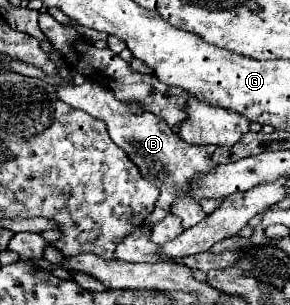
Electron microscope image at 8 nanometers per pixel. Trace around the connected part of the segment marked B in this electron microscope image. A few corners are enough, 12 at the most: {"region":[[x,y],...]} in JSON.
{"region":[[95,82],[57,86],[103,120],[111,140],[161,192],[155,226],[197,174],[217,168],[159,116],[133,114]]}

